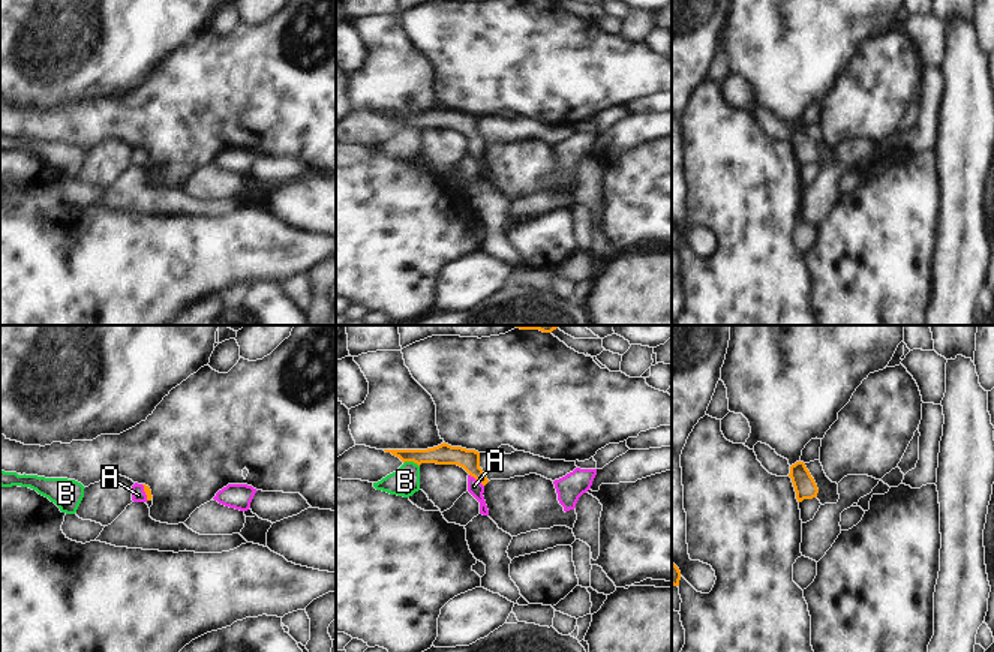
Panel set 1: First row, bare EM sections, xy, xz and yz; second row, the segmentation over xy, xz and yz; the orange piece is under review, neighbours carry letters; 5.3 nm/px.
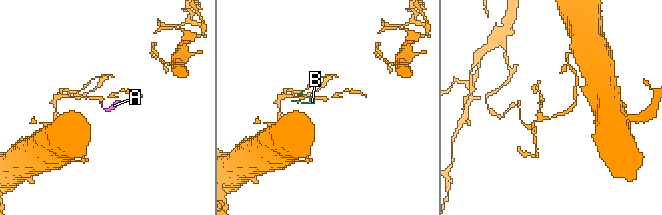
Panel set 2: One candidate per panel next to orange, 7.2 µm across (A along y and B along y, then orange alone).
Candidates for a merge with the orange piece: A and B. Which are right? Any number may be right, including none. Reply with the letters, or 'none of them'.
A.

